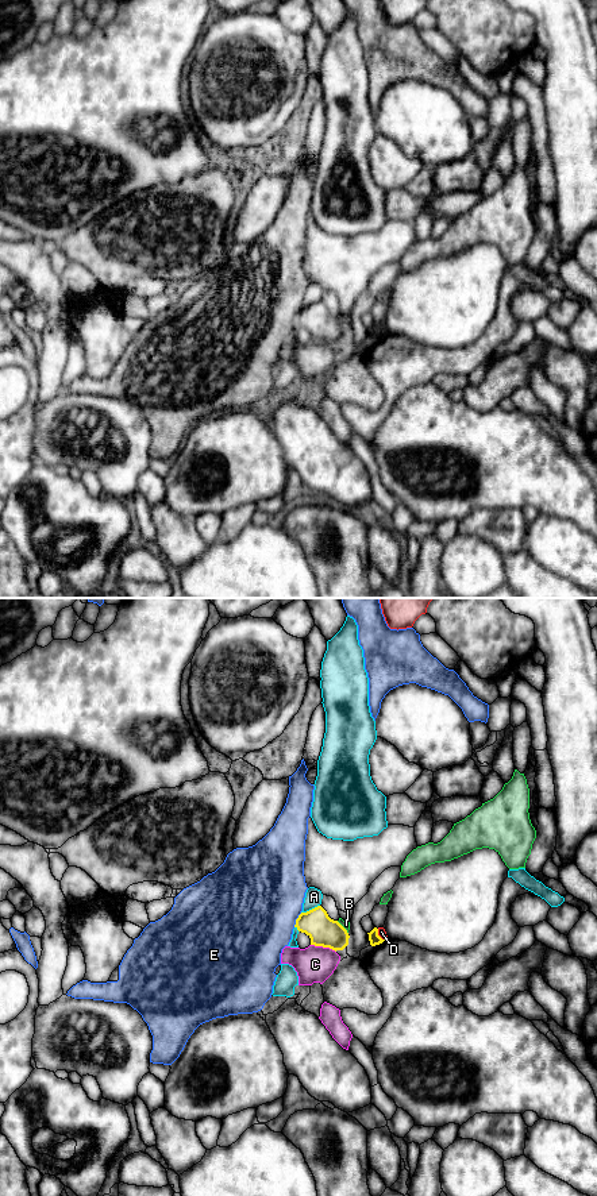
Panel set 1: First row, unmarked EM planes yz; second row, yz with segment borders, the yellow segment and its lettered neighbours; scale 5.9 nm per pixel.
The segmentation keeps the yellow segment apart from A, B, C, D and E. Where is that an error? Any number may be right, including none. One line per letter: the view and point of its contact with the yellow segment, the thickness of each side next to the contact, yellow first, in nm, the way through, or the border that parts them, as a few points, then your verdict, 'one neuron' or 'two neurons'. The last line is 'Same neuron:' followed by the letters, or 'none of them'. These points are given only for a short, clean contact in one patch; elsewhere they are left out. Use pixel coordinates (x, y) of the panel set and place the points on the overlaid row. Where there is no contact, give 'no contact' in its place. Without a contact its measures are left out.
A: yz (309, 910) | 180/100 nm | along yz (319, 905), (301, 913) | two neurons
B: yz (343, 928) | 180/50 nm | two neurons
C: yz (323, 946) | 180/220 nm | two neurons
D: yz (377, 934) | 70/50 nm | along yz (377, 929), (377, 933), (384, 940) | two neurons
E: yz (296, 919) | 180/500 nm | two neurons
Same neuron: none of them

